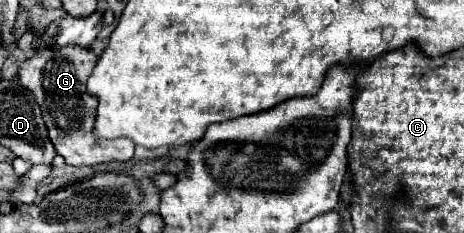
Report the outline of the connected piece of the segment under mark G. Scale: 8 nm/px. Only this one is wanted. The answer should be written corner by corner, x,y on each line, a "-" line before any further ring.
67,45
67,47
49,47
41,53
35,53
19,69
19,81
23,87
33,91
49,139
55,145
57,153
65,157
67,165
97,165
105,161
129,161
133,157
135,145
129,139
99,139
93,137
93,121
97,101
87,93
87,77
91,75
97,57
87,49

